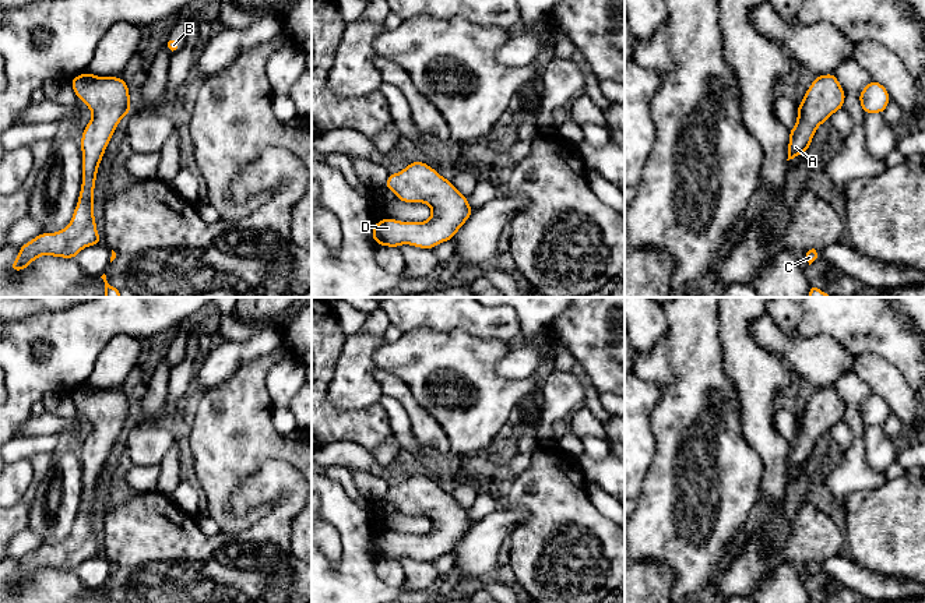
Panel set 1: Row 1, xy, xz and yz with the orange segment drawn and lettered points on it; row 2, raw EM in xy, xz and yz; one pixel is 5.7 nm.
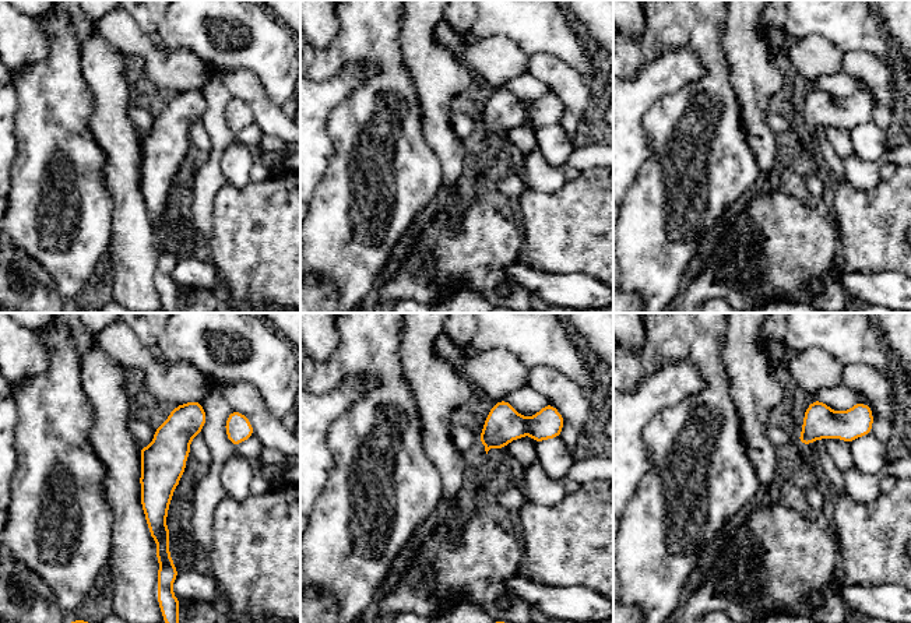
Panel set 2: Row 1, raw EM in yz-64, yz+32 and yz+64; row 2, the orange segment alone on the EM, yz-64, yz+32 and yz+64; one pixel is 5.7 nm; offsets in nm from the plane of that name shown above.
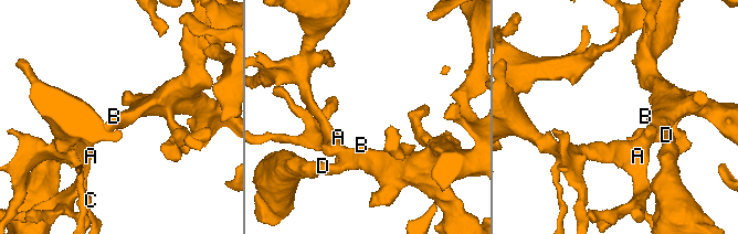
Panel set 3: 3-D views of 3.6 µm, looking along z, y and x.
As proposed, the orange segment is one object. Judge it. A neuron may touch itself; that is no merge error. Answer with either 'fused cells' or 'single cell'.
single cell

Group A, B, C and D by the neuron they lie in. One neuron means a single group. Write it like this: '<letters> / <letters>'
A B C D

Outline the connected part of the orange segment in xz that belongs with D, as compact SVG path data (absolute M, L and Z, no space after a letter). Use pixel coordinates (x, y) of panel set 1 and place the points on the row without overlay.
M414 473L404 483L388 487L386 500L398 514L428 516L432 528L426 535L379 533L372 542L372 550L379 558L435 561L451 553L474 523L451 493L425 475Z

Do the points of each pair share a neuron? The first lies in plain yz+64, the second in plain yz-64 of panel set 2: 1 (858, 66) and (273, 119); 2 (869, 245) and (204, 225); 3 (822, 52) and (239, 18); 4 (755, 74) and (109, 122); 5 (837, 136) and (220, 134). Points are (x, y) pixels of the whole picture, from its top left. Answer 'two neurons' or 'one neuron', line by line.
1: one neuron
2: two neurons
3: two neurons
4: one neuron
5: two neurons

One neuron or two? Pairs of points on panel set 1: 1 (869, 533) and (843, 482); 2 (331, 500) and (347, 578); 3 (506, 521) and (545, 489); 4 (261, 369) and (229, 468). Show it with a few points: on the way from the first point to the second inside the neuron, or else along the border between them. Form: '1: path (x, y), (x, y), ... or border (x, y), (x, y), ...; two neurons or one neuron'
1: border (880, 483), (873, 487), (854, 490), (844, 507); two neurons
2: path (350, 519), (352, 522), (352, 559); one neuron
3: border (503, 500), (527, 511), (527, 515), (509, 539); two neurons
4: path (246, 394), (231, 426), (229, 443); one neuron

